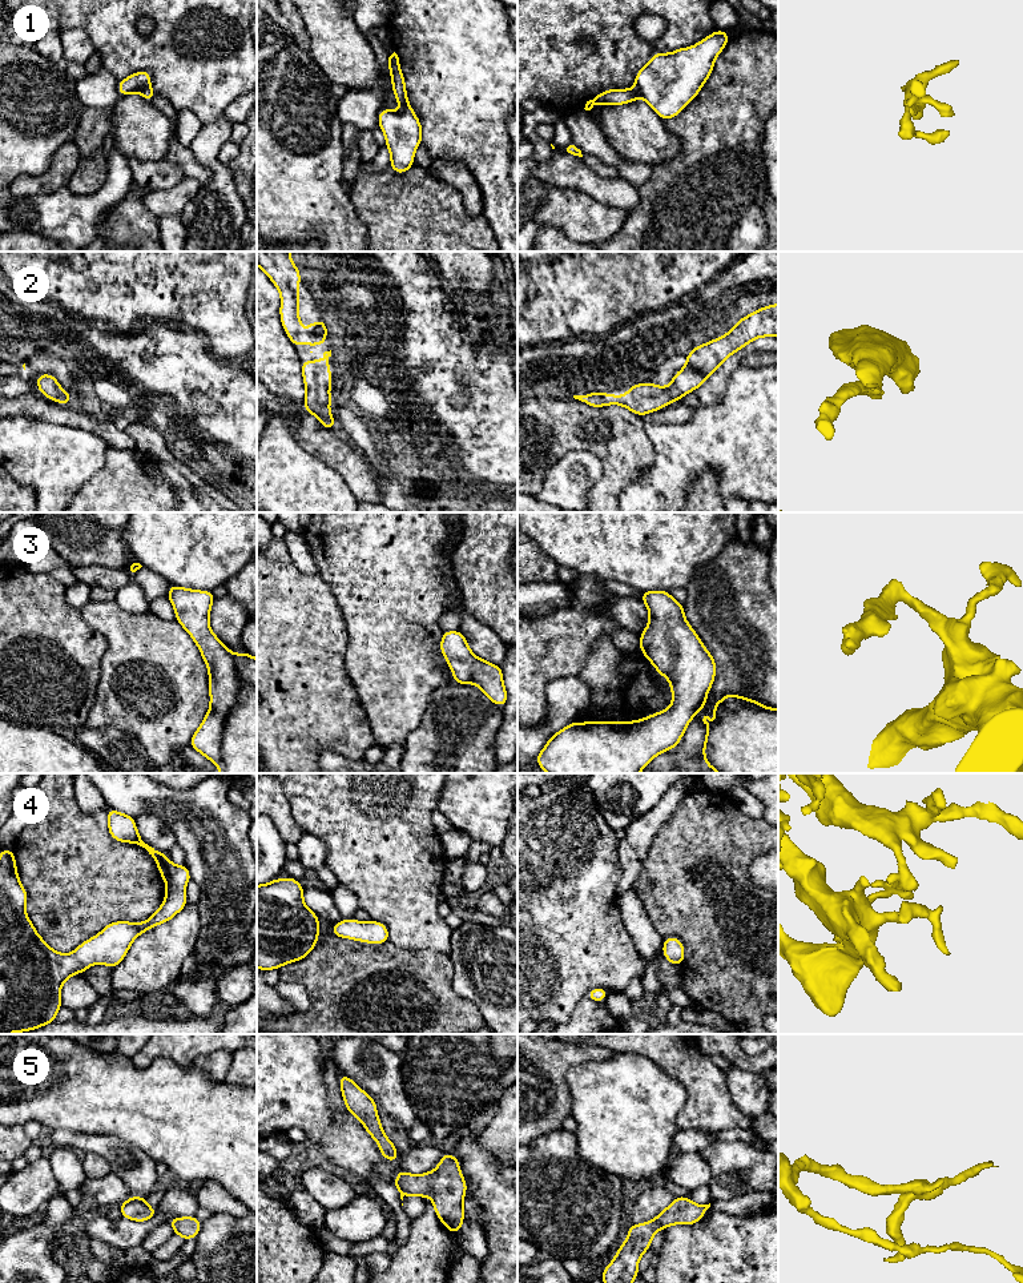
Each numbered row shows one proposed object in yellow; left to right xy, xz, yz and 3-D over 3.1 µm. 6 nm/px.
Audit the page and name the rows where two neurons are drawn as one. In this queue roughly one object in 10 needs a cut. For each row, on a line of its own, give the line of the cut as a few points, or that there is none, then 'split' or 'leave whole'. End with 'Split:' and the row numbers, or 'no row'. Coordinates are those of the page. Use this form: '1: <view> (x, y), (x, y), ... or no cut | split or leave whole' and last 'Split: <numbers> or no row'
1: no cut | leave whole
2: no cut | leave whole
3: no cut | leave whole
4: no cut | leave whole
5: no cut | leave whole
Split: no row

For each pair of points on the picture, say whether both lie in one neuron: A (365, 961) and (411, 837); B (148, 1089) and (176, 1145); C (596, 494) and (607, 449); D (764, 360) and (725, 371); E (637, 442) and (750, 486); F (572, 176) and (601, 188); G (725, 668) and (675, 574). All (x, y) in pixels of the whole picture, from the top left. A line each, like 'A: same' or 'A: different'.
A: different
B: same
C: same
D: different
E: different
F: same
G: different

